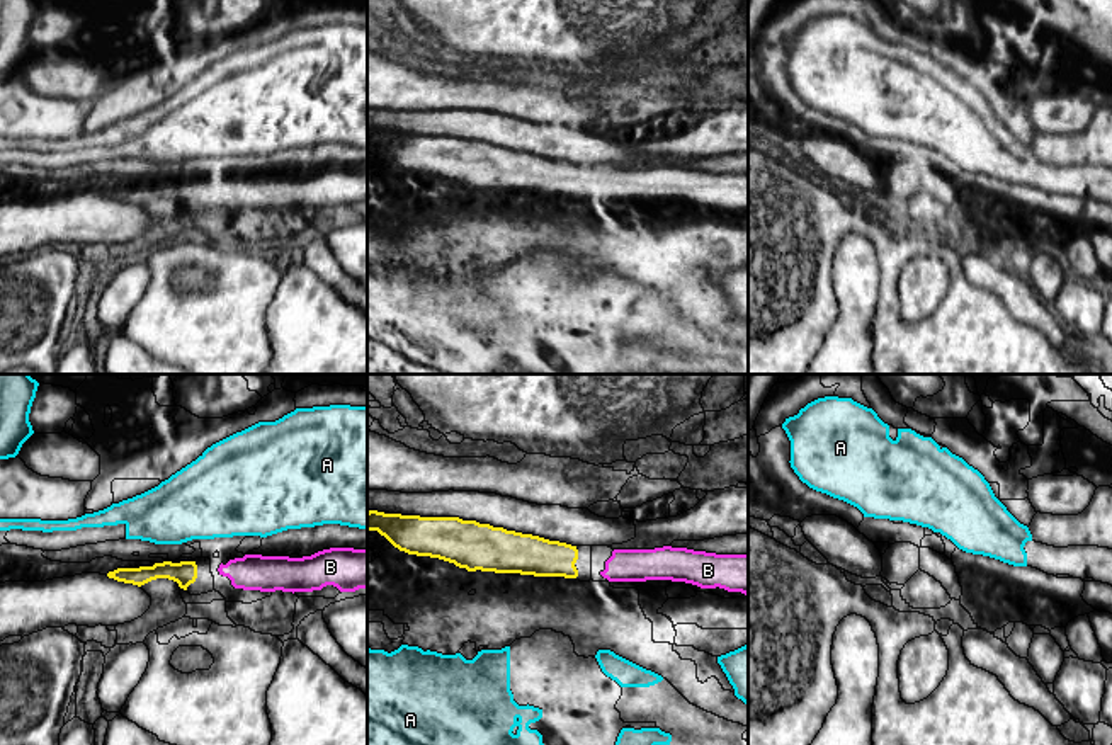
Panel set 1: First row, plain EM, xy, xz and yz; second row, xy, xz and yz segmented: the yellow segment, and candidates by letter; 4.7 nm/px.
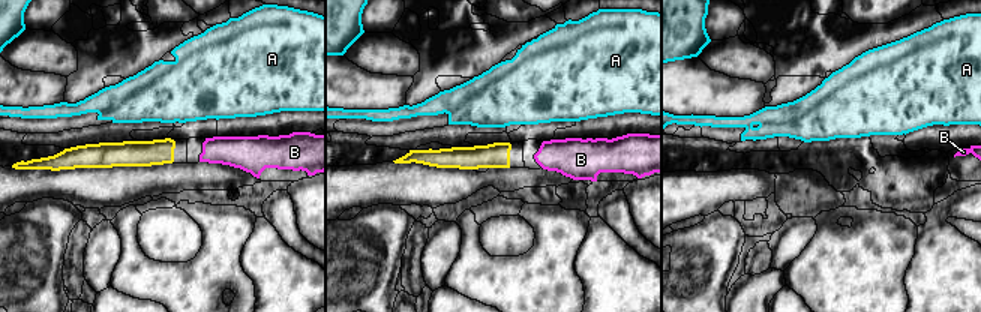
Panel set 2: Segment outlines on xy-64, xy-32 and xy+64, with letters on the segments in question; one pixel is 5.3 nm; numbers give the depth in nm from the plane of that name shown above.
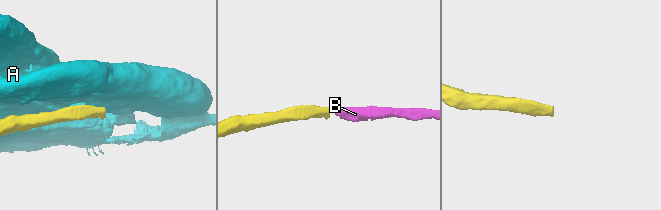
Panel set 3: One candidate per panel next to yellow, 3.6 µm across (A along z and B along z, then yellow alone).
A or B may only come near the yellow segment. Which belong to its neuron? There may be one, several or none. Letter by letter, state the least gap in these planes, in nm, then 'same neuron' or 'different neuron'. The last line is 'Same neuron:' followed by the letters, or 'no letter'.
A: 90 nm apart; different neuron
B: 100 nm apart; same neuron
Same neuron: B

